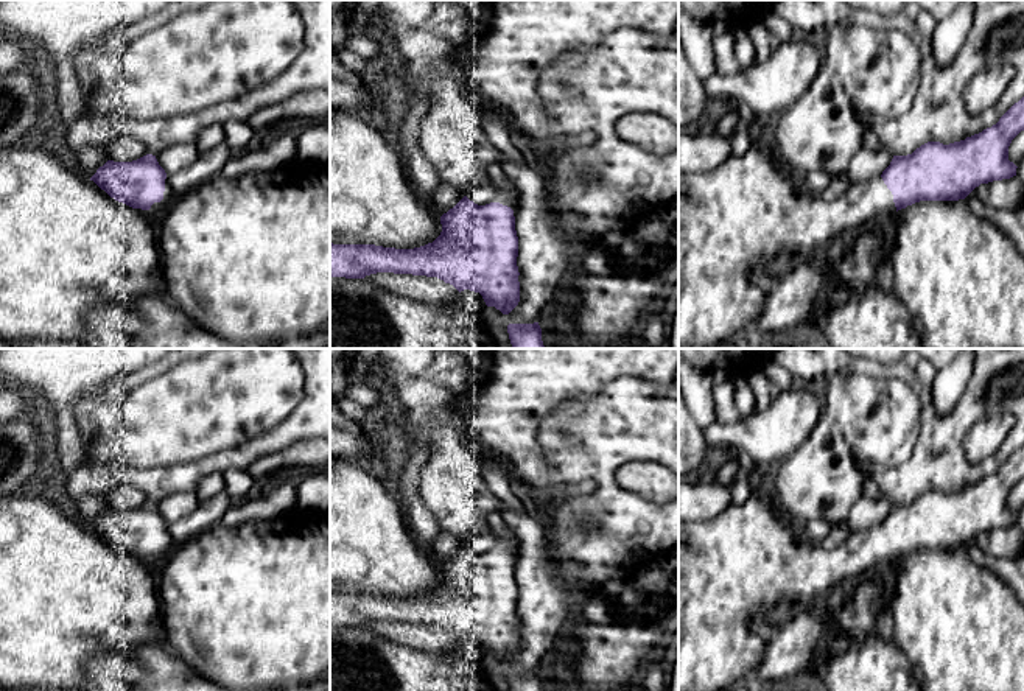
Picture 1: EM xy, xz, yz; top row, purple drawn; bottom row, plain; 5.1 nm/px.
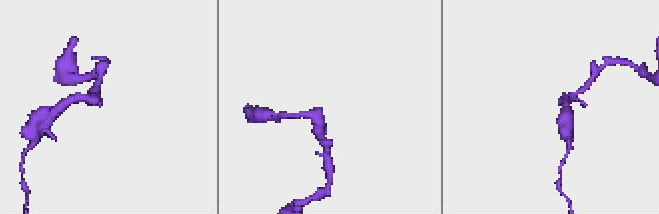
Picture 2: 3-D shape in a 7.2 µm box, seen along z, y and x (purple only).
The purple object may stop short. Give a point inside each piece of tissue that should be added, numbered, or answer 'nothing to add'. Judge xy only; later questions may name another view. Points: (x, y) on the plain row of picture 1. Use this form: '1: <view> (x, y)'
1: xy (164, 553)

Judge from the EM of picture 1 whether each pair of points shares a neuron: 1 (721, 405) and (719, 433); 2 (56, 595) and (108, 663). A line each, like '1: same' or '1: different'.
1: different
2: different

